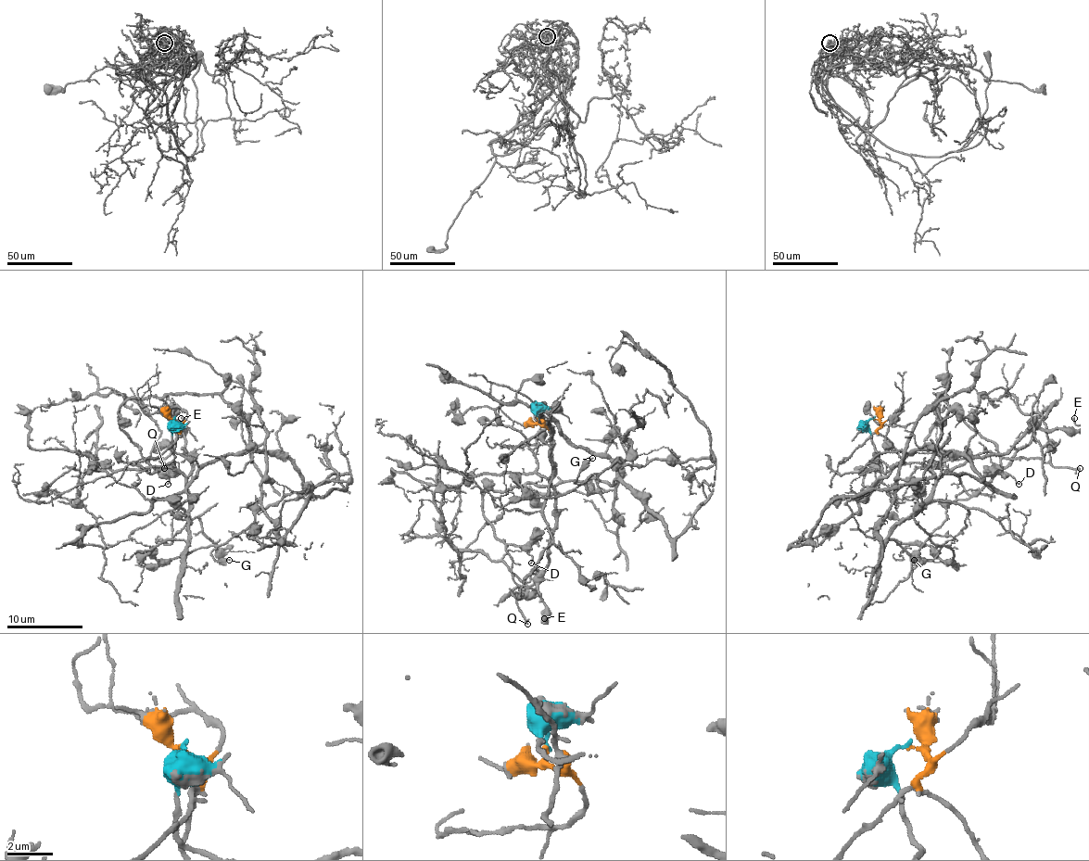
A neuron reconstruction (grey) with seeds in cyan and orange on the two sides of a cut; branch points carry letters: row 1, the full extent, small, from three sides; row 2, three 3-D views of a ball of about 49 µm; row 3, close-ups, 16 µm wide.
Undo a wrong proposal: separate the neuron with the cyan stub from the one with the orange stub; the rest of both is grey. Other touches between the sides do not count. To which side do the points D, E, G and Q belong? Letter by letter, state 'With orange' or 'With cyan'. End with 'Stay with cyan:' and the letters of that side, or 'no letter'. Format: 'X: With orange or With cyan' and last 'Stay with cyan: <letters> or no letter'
D: With cyan
E: With orange
G: With cyan
Q: With cyan
Stay with cyan: D, G, Q

